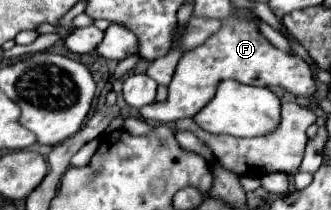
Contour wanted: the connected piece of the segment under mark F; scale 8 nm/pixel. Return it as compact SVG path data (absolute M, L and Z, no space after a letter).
M241 16L223 20L219 32L215 32L205 44L199 48L185 52L177 64L173 80L169 84L169 98L165 102L155 102L151 106L143 106L139 116L147 122L177 122L179 118L193 118L207 100L215 94L215 88L221 80L237 80L251 86L273 86L283 88L293 96L313 96L315 82L313 72L307 62L299 56L289 56L277 50L259 30L253 20L245 20Z

